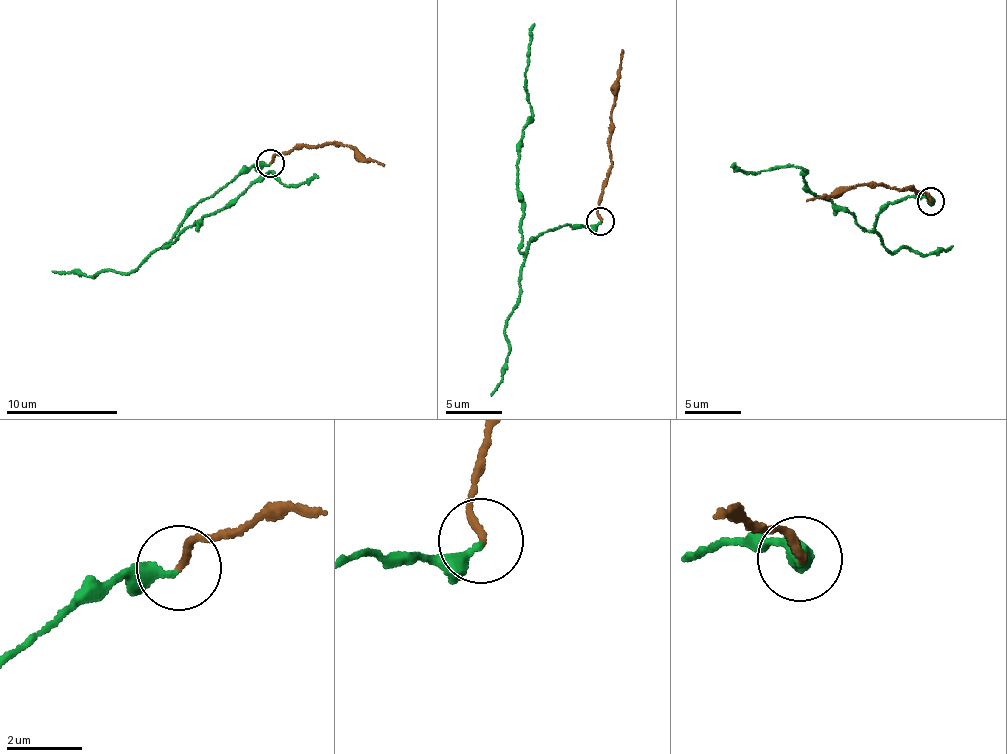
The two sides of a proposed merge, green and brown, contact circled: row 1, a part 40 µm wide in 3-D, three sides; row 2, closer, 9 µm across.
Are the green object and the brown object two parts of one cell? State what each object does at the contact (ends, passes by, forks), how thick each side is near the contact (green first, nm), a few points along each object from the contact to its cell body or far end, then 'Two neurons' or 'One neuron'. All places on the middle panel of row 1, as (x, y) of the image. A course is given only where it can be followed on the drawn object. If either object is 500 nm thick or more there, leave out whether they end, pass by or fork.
At the ring green ends. At the ring brown ends. Thickness 280 nm (green) against 190 nm. Course of green: (601, 222), (539, 232), (522, 251), (518, 226), (523, 211), (517, 166), (530, 109), (525, 68), (535, 23). Course of brown: (601, 222), (597, 214), (611, 137), (613, 84), (618, 78), (623, 50). Two neurons

